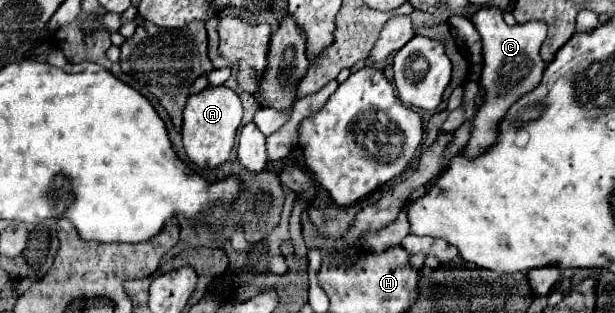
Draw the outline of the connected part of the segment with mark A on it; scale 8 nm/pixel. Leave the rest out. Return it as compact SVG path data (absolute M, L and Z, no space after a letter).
M220 85L208 87L198 95L190 95L184 107L184 121L182 121L182 143L186 157L198 169L216 169L230 159L232 147L236 143L236 131L242 119L242 103L238 93Z

